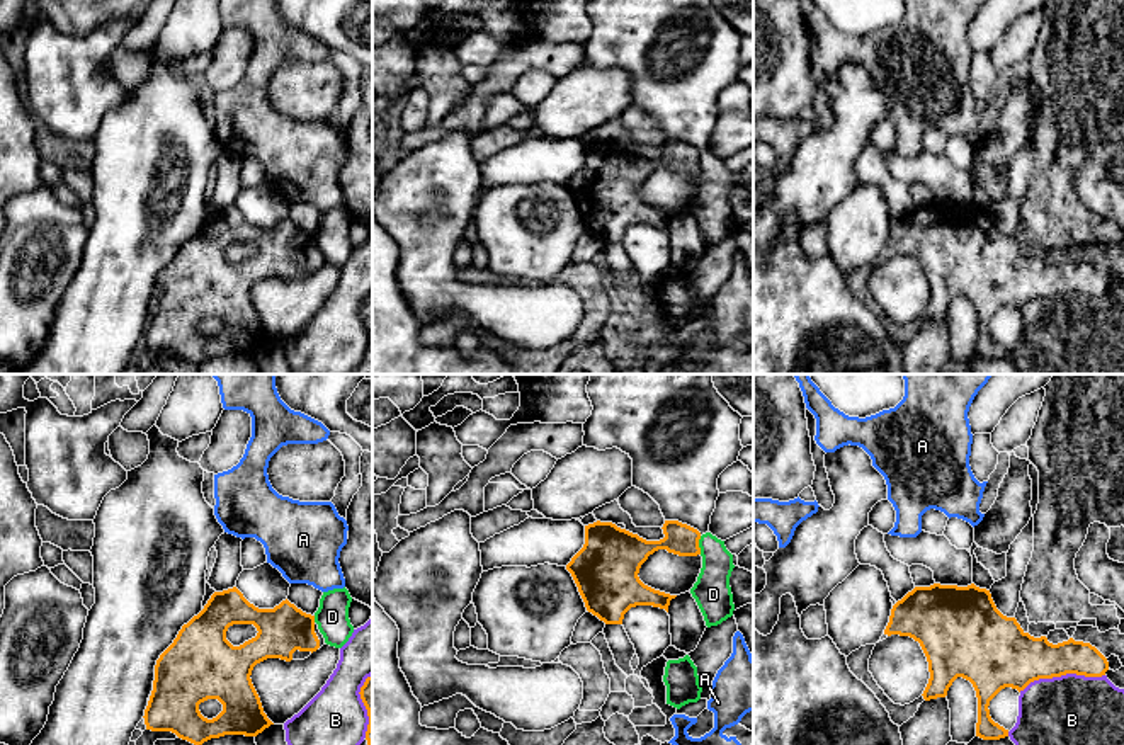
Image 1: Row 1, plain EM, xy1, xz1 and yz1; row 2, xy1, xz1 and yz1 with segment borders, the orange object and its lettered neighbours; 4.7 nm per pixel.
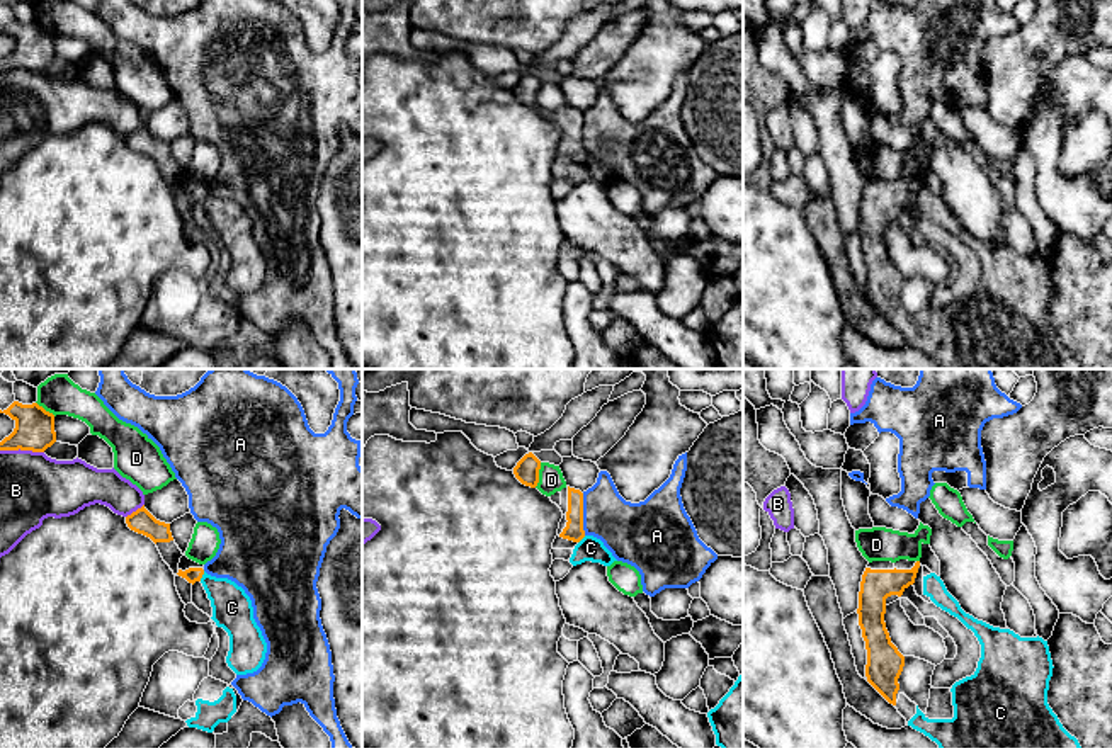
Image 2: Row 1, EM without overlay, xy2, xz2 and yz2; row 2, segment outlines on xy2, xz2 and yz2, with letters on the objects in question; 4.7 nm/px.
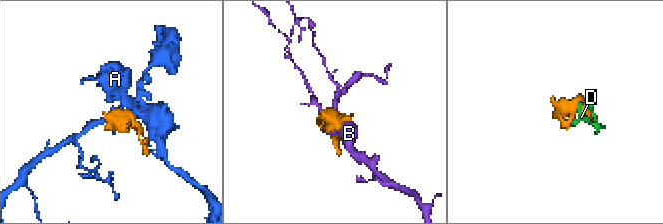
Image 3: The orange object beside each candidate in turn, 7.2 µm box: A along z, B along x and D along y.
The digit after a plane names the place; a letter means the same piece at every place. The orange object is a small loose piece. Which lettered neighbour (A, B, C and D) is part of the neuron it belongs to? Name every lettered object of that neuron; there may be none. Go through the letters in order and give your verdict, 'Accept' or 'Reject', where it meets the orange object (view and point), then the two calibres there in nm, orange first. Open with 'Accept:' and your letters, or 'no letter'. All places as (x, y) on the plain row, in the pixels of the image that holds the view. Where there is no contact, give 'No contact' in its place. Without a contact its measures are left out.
Accept: C
A: Reject. Touches orange at xz2 (582, 133). Thickness 90 nm (orange) against 280 nm
B: Reject. Touches orange at yz1 (1061, 293). Thickness 280 nm (orange) against 480 nm
C: Accept. Touches orange at xy2 (201, 196). Thickness 70 nm (orange) against 190 nm
D: Reject. Touches orange at xz2 (538, 94). Thickness 110 nm (orange) against 120 nm

